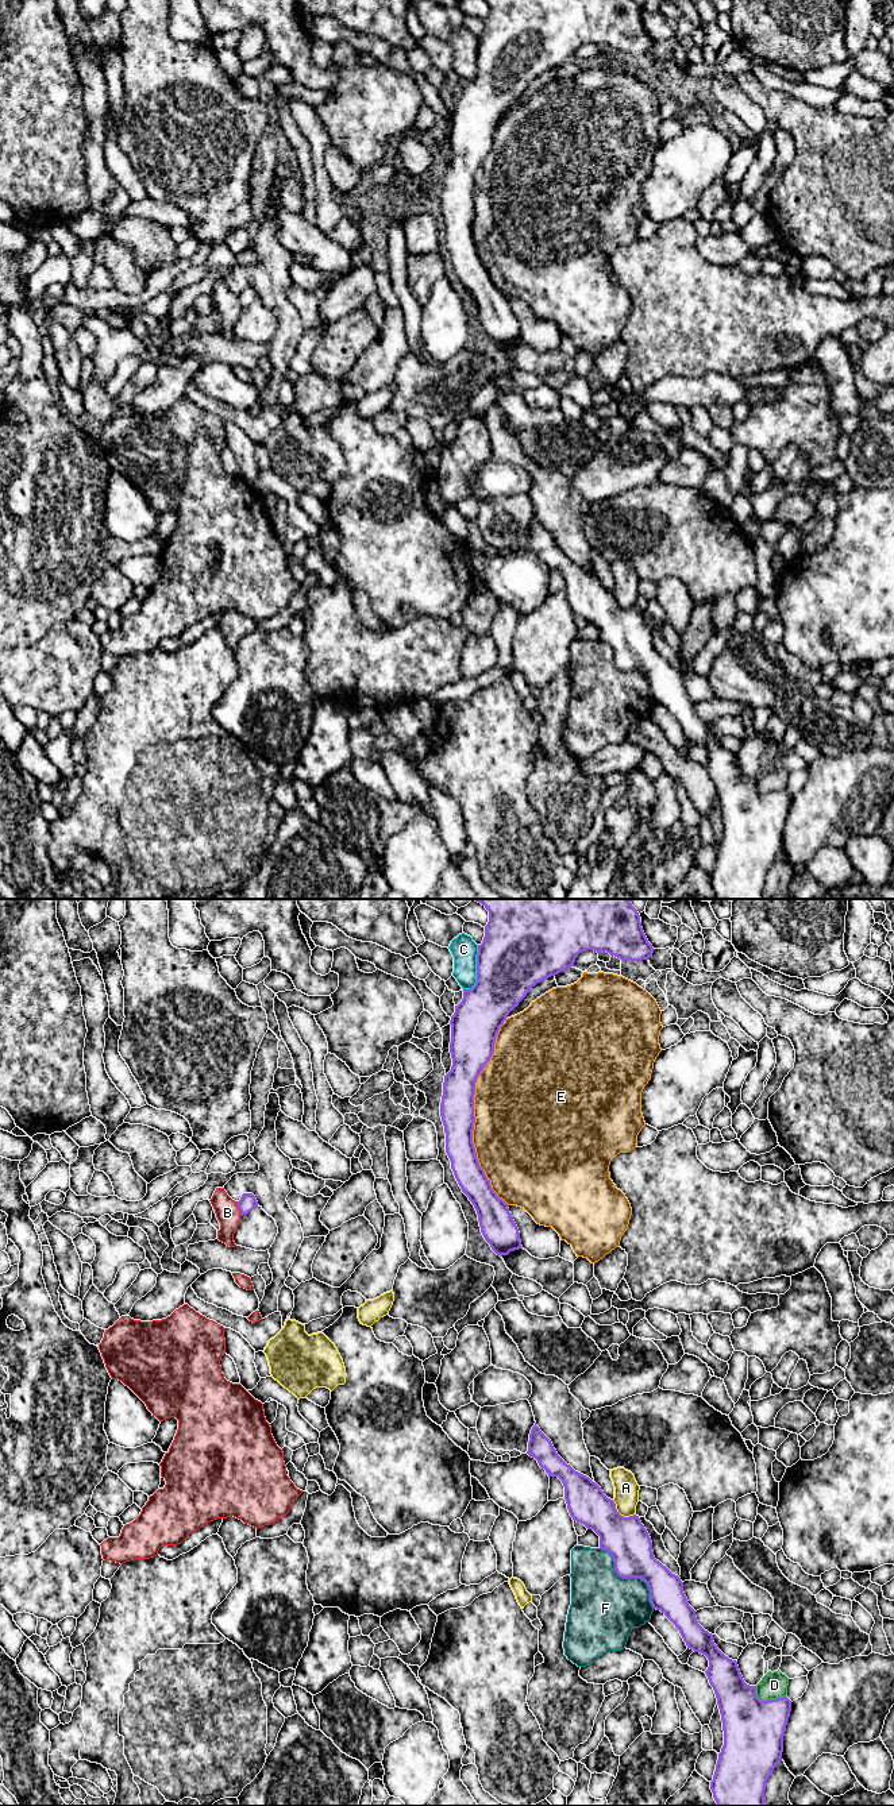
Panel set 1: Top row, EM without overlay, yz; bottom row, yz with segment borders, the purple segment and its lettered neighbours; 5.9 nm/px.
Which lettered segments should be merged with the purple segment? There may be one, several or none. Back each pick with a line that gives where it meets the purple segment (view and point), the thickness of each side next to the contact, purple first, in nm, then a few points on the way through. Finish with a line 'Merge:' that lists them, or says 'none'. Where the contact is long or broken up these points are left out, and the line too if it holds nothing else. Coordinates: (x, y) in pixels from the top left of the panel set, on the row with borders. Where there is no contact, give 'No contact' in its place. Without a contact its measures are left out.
Merge: none

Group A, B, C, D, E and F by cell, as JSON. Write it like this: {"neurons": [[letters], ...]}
{"neurons": [["A"], ["B", "D"], ["C"], ["E"], ["F"]]}

